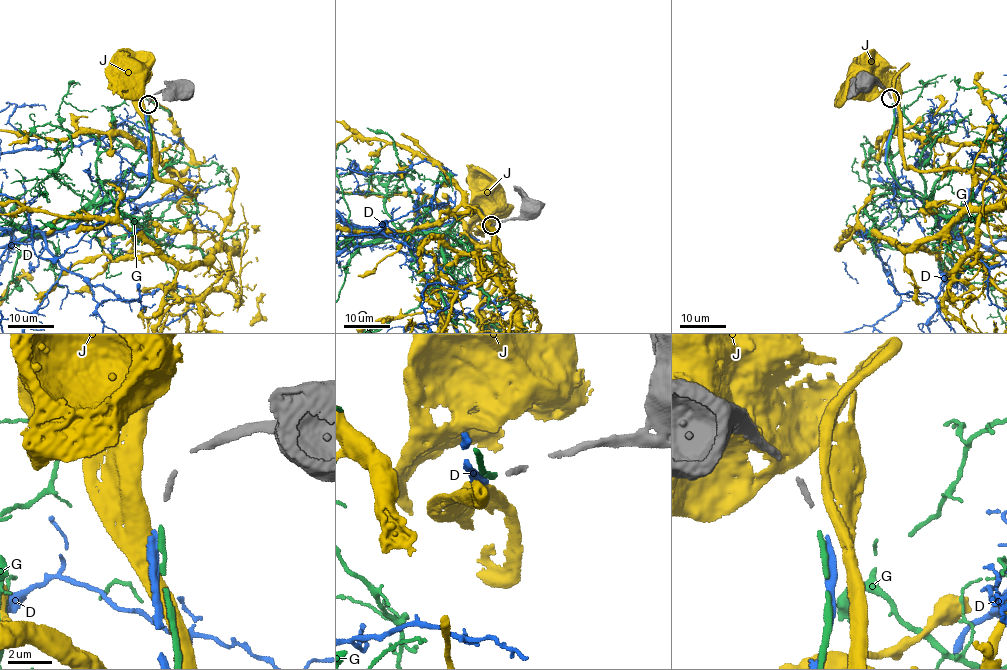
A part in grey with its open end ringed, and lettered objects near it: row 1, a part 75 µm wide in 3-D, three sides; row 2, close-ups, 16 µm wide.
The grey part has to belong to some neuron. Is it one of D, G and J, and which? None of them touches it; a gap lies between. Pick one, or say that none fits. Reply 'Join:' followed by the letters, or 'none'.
Join: G

